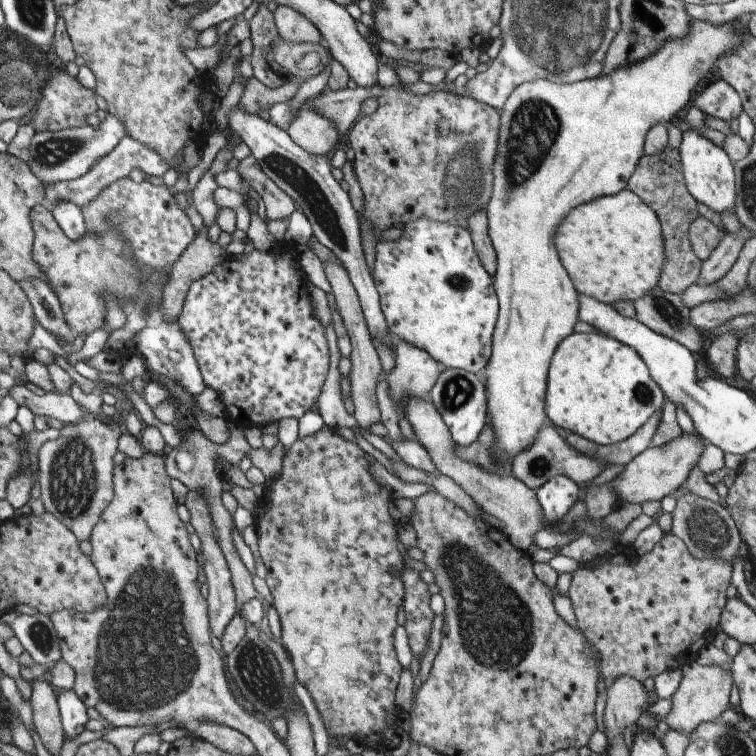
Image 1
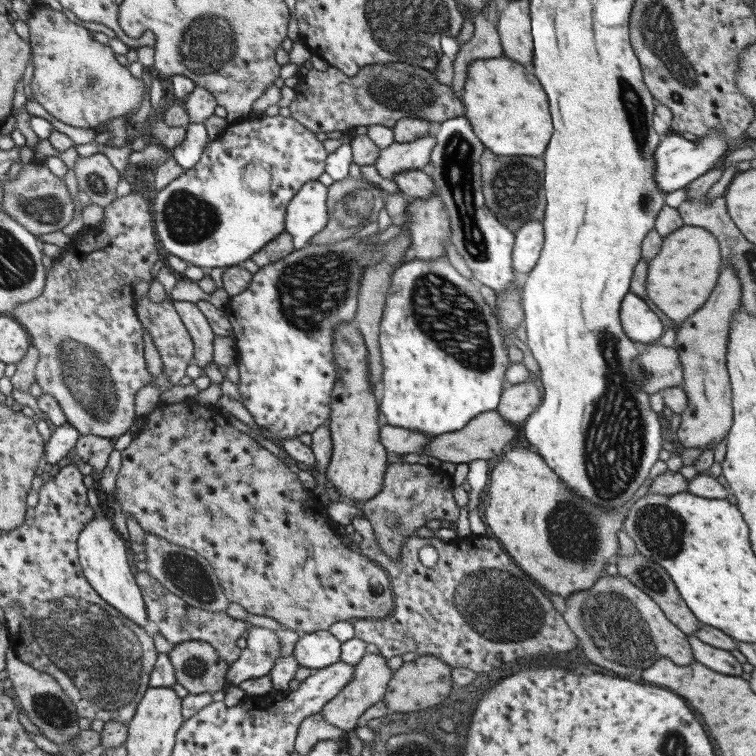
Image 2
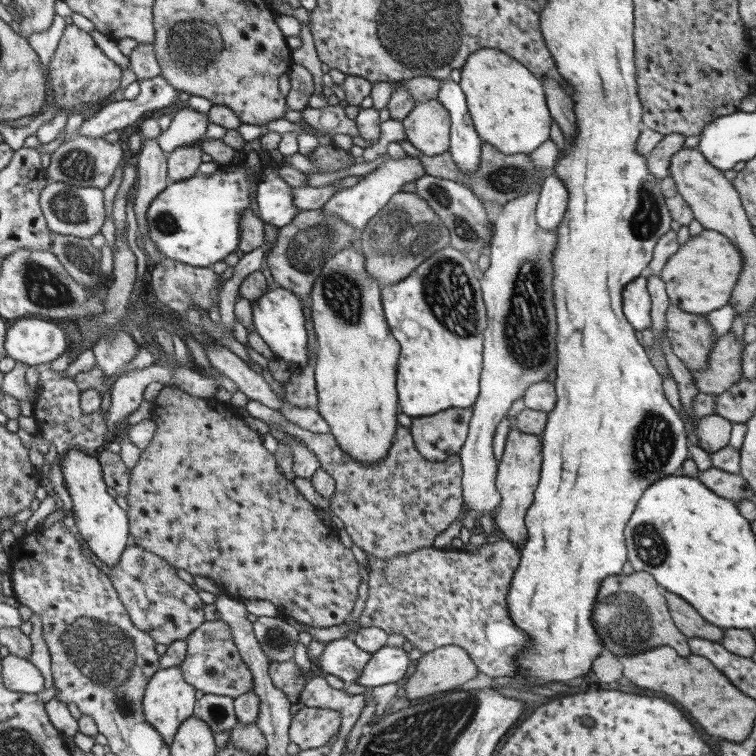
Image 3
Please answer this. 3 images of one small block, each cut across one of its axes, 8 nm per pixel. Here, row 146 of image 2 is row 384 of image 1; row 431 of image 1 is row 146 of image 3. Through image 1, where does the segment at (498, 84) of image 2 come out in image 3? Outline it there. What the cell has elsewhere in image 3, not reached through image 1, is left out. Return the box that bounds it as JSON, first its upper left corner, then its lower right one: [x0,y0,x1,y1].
[459,48,553,155]

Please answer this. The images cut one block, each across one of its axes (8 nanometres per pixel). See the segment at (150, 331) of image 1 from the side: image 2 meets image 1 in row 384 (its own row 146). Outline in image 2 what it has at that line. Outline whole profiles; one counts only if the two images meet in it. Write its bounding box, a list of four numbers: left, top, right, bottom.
[171,123,209,170]

